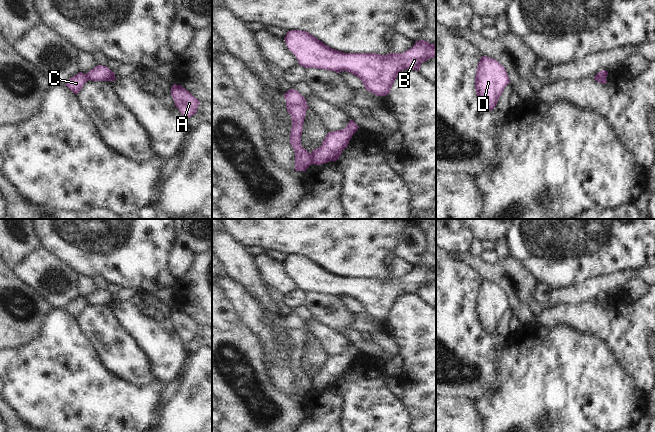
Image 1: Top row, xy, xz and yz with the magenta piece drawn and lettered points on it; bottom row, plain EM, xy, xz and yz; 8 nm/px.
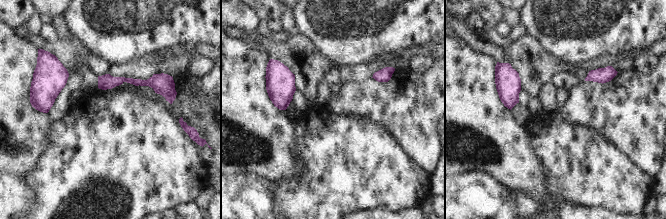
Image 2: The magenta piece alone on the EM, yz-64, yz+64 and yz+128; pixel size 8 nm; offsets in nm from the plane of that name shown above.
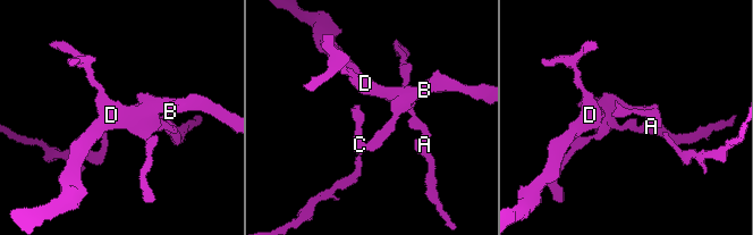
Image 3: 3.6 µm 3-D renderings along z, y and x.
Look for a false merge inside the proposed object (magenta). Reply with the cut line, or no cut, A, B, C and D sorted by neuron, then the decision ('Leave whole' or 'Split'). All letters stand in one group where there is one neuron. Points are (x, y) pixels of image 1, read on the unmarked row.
Split along xz (310, 377), (310, 385), (312, 387). Groups: A B D / C. Split

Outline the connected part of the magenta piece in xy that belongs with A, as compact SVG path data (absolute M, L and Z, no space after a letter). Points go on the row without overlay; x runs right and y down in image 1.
M174 308L172 310L171 320L183 342L188 343L196 338L197 332L200 328L199 324L181 309Z

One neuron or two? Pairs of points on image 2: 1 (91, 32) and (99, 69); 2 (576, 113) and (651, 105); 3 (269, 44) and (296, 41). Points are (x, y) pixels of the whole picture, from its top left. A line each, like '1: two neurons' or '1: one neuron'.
1: two neurons
2: one neuron
3: one neuron

